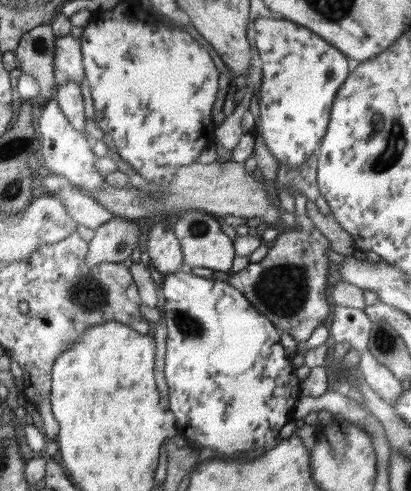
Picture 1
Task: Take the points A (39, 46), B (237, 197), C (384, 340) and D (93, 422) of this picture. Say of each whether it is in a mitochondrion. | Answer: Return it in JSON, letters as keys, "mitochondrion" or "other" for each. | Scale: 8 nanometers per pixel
{"A":"mitochondrion","B":"other","C":"mitochondrion","D":"other"}

